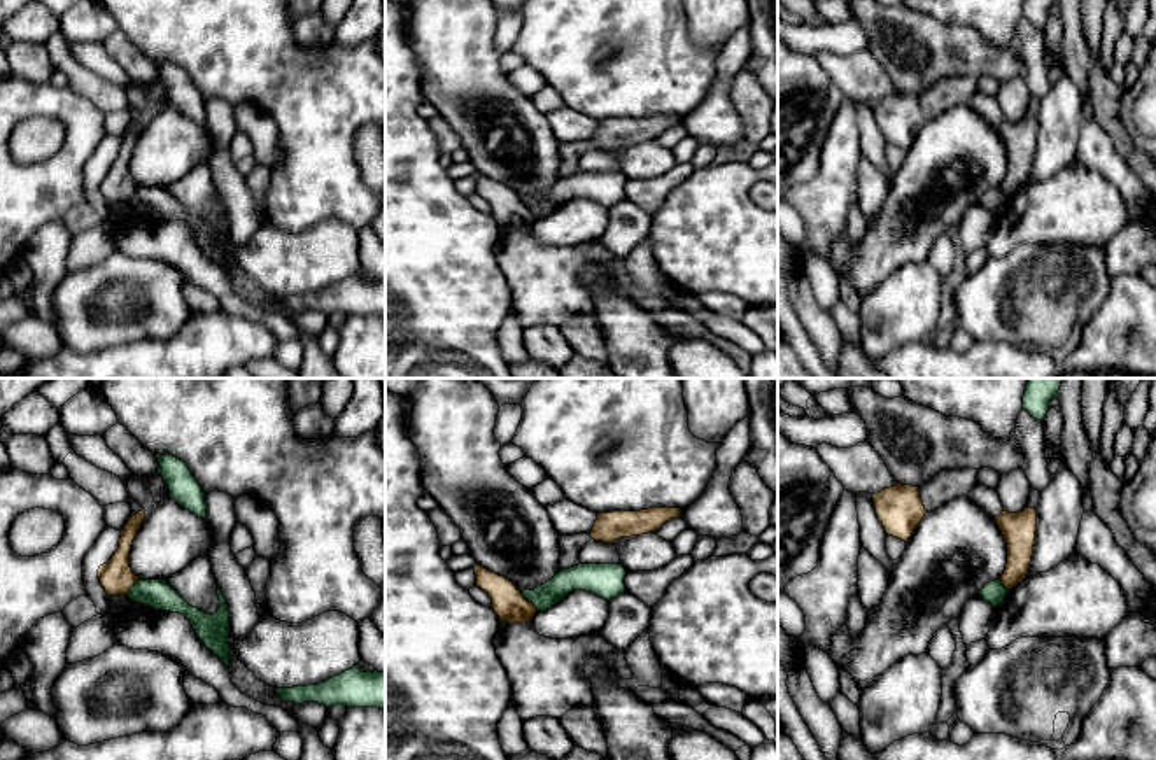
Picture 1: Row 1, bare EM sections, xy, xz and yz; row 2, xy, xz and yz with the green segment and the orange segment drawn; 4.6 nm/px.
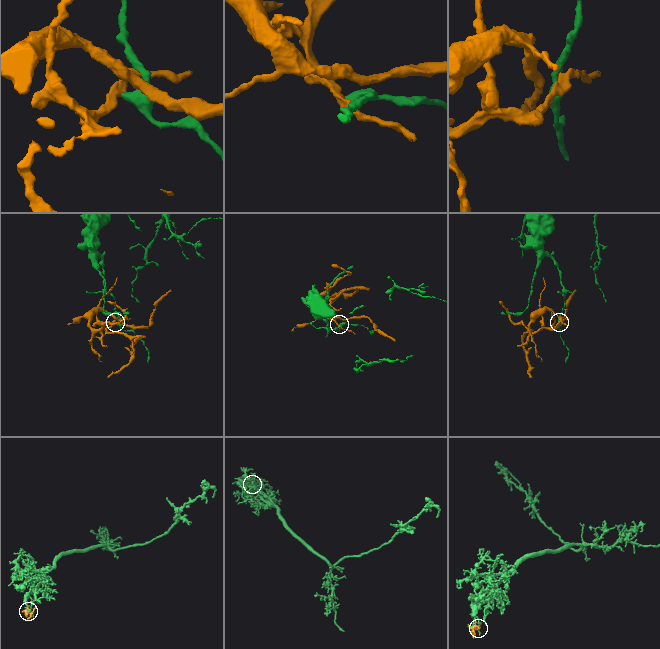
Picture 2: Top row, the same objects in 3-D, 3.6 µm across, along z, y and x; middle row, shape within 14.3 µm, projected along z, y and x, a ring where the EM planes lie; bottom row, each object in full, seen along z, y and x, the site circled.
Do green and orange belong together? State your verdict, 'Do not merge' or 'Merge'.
Do not merge

